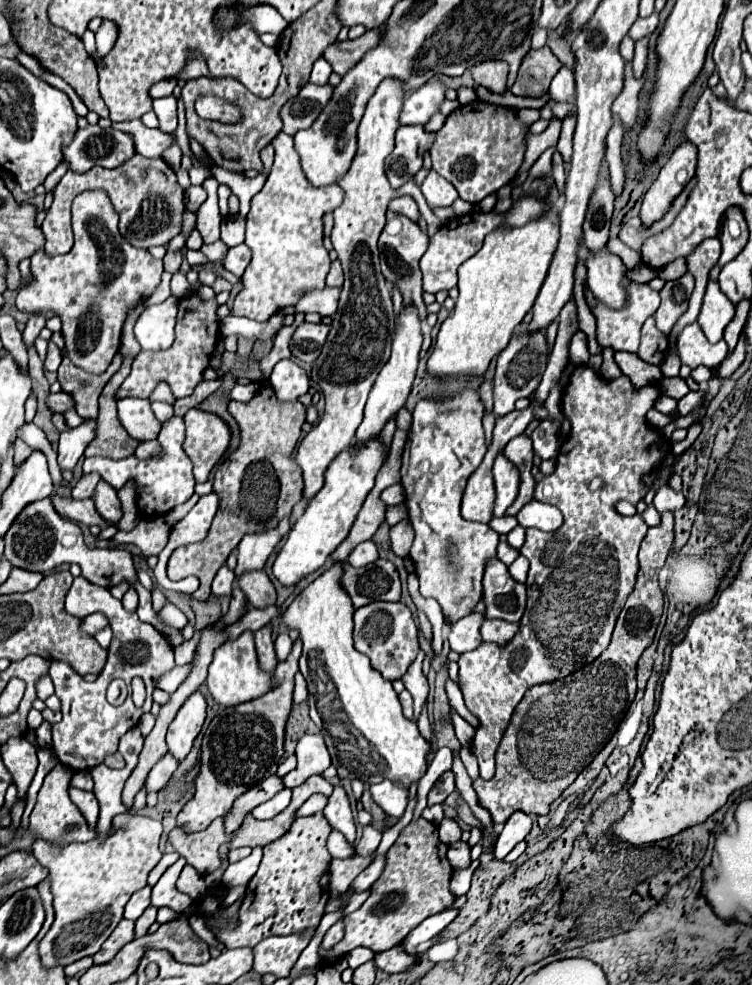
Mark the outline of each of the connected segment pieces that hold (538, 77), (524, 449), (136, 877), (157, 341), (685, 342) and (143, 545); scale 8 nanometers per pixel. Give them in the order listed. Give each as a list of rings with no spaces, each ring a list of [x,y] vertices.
[[[550,47],[532,49],[524,55],[516,83],[512,85],[512,93],[520,97],[540,97],[548,91],[552,77],[558,73],[562,63],[550,51]]]
[[[520,435],[520,437],[510,439],[510,443],[504,447],[502,453],[520,471],[520,493],[505,513],[505,515],[515,516],[524,503],[532,501],[532,493],[534,493],[534,479],[531,474],[534,455],[533,443],[530,441],[530,437]]]
[[[126,813],[114,817],[112,822],[118,829],[106,841],[94,839],[58,847],[38,837],[32,843],[34,857],[50,869],[56,911],[56,919],[38,947],[44,967],[64,967],[82,957],[94,957],[120,923],[124,905],[136,891],[146,887],[148,873],[162,857],[158,849],[158,839],[162,835],[160,821]]]
[[[168,297],[160,305],[148,305],[136,325],[136,339],[146,351],[162,351],[174,343],[174,323],[176,323],[176,299]]]
[[[692,323],[678,337],[678,353],[680,361],[692,369],[696,369],[698,365],[712,369],[718,363],[722,363],[722,359],[728,355],[728,347],[724,339],[718,341],[716,345],[708,343],[698,323]]]
[[[156,517],[156,519],[140,519],[138,525],[124,533],[124,531],[118,531],[112,539],[110,539],[110,549],[122,545],[122,543],[132,543],[136,545],[144,557],[150,557],[150,555],[158,555],[162,551],[162,547],[166,547],[168,543],[168,525]]]

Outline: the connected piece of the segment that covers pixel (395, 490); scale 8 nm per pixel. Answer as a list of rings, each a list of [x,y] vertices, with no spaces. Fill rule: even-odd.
[[[392,485],[392,487],[388,487],[386,491],[382,491],[382,501],[384,501],[386,505],[398,505],[398,503],[402,503],[402,501],[404,501],[404,491],[402,491],[402,487],[400,487],[400,485]]]

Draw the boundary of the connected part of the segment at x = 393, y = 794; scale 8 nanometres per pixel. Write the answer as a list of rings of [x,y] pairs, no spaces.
[[[384,779],[378,785],[370,787],[374,801],[382,807],[382,811],[390,817],[402,817],[406,803],[408,803],[408,789],[402,783],[390,783],[390,779]]]

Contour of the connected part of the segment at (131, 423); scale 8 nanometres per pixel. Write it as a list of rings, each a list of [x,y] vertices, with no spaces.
[[[126,397],[118,401],[118,419],[126,433],[144,443],[156,439],[160,431],[160,423],[156,421],[150,401],[148,399],[138,399],[138,397]]]

